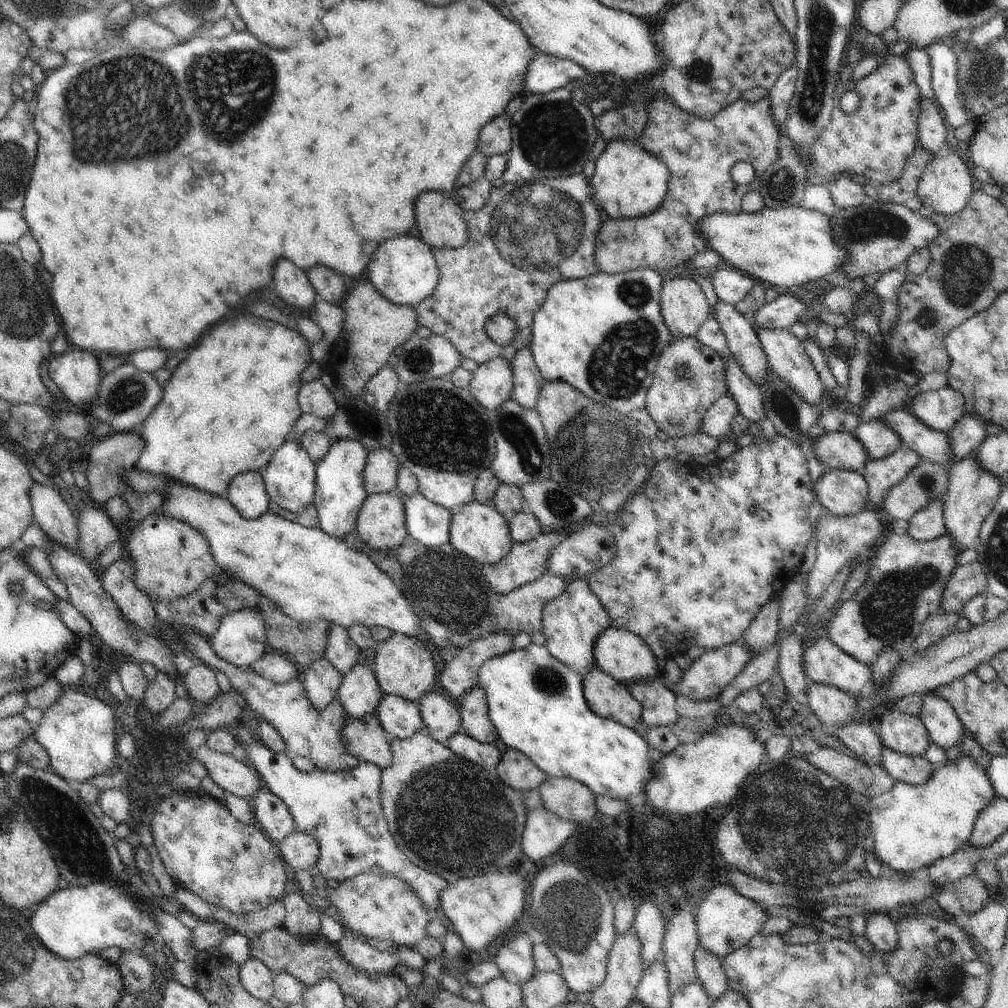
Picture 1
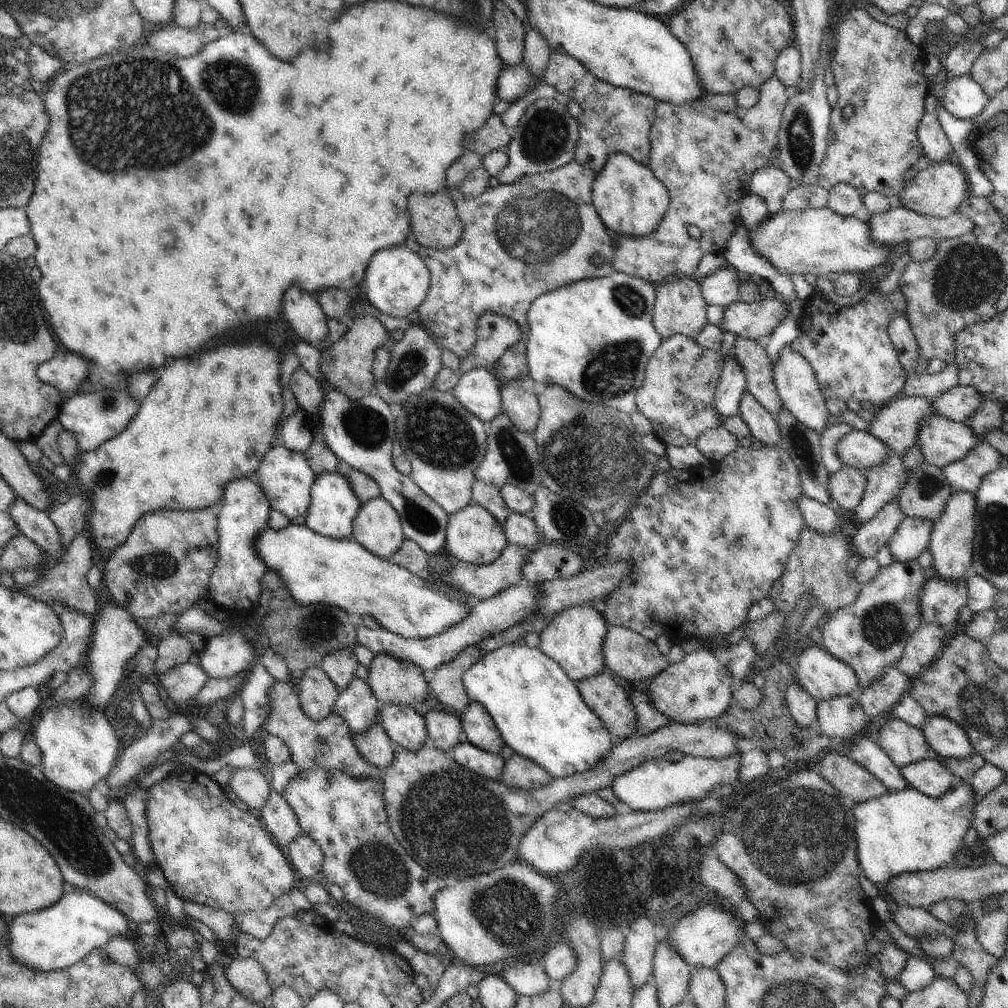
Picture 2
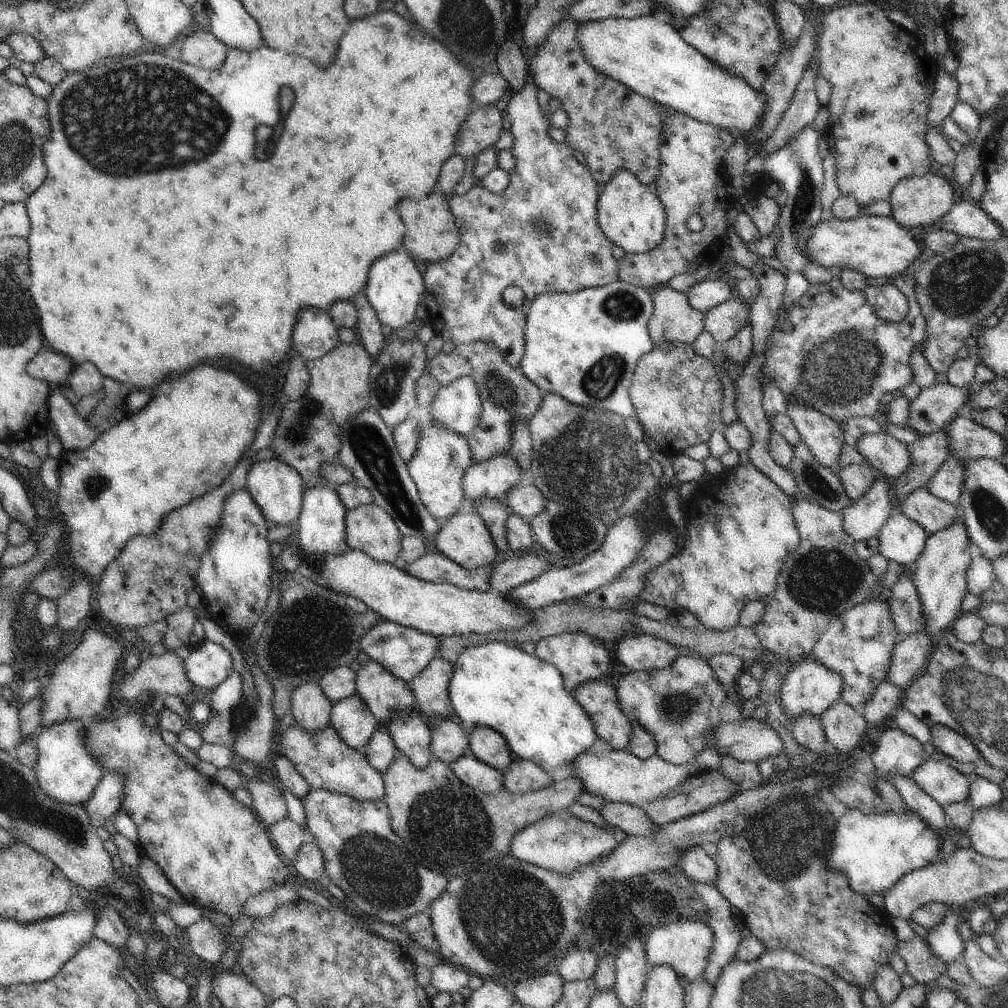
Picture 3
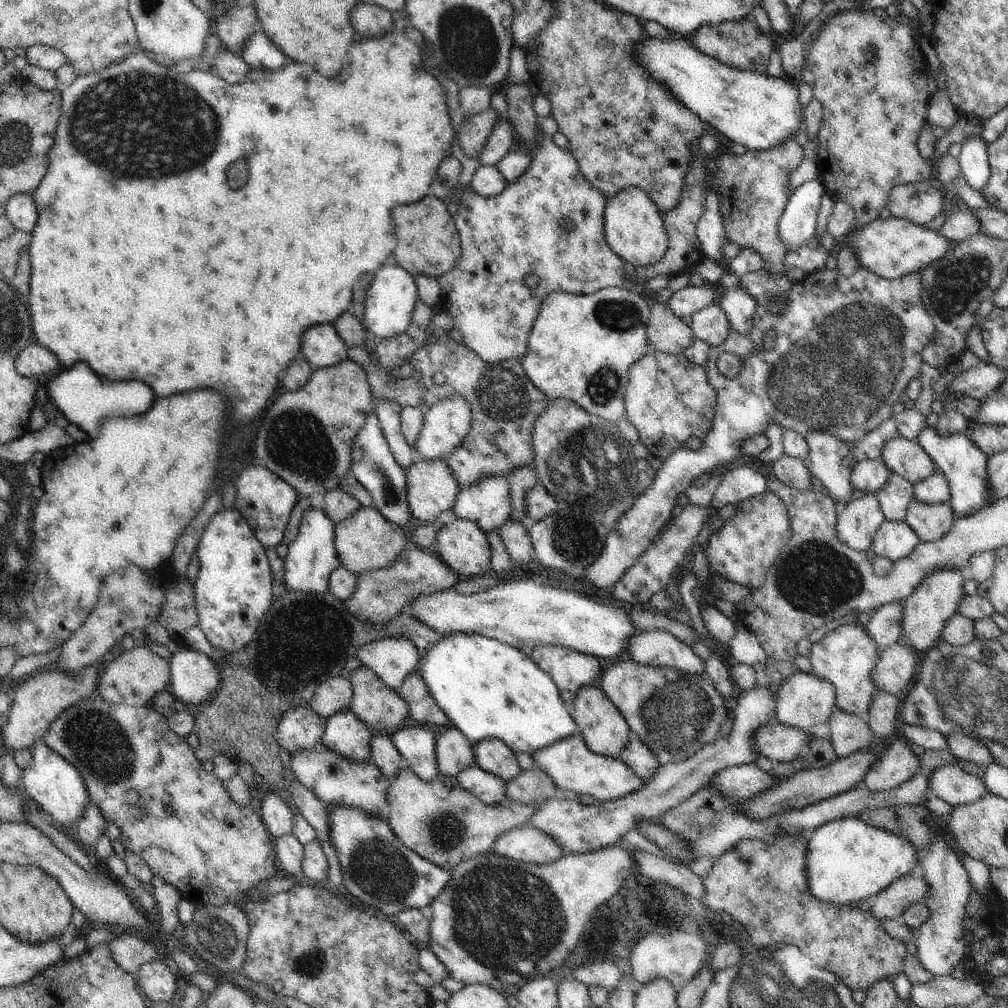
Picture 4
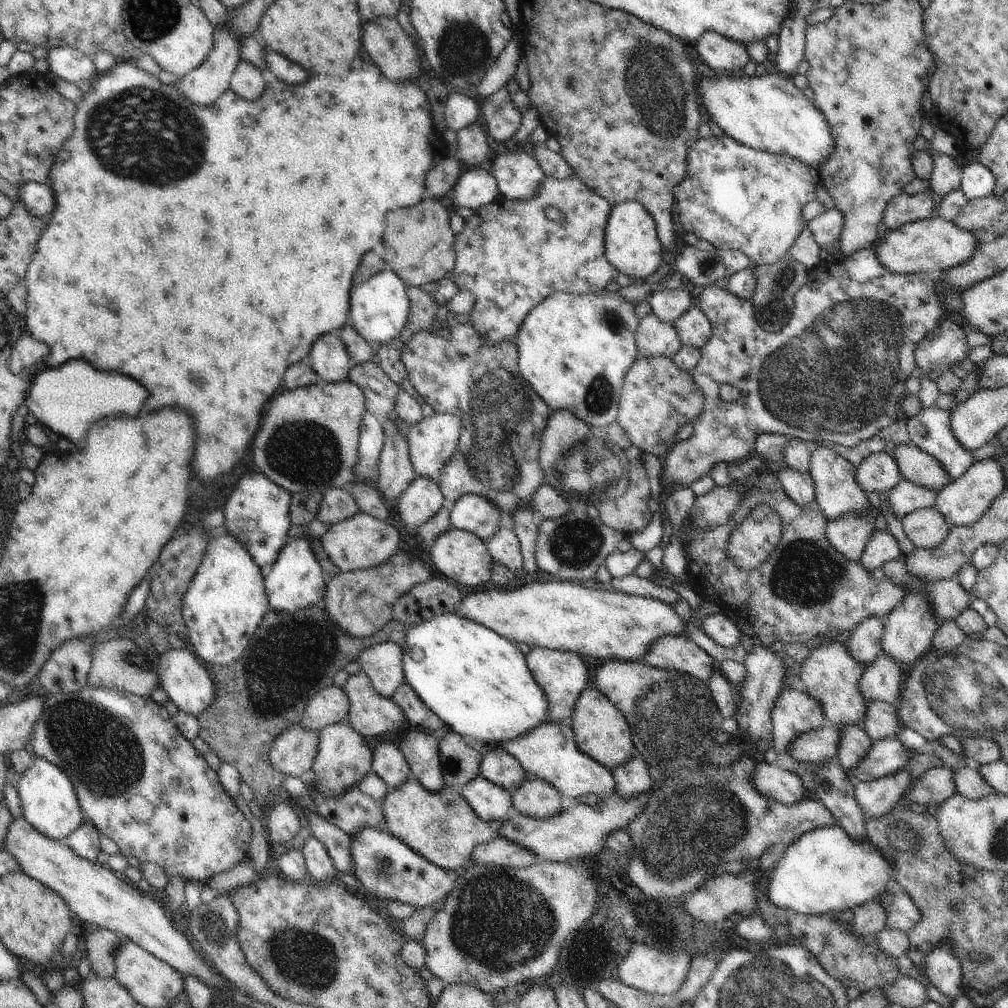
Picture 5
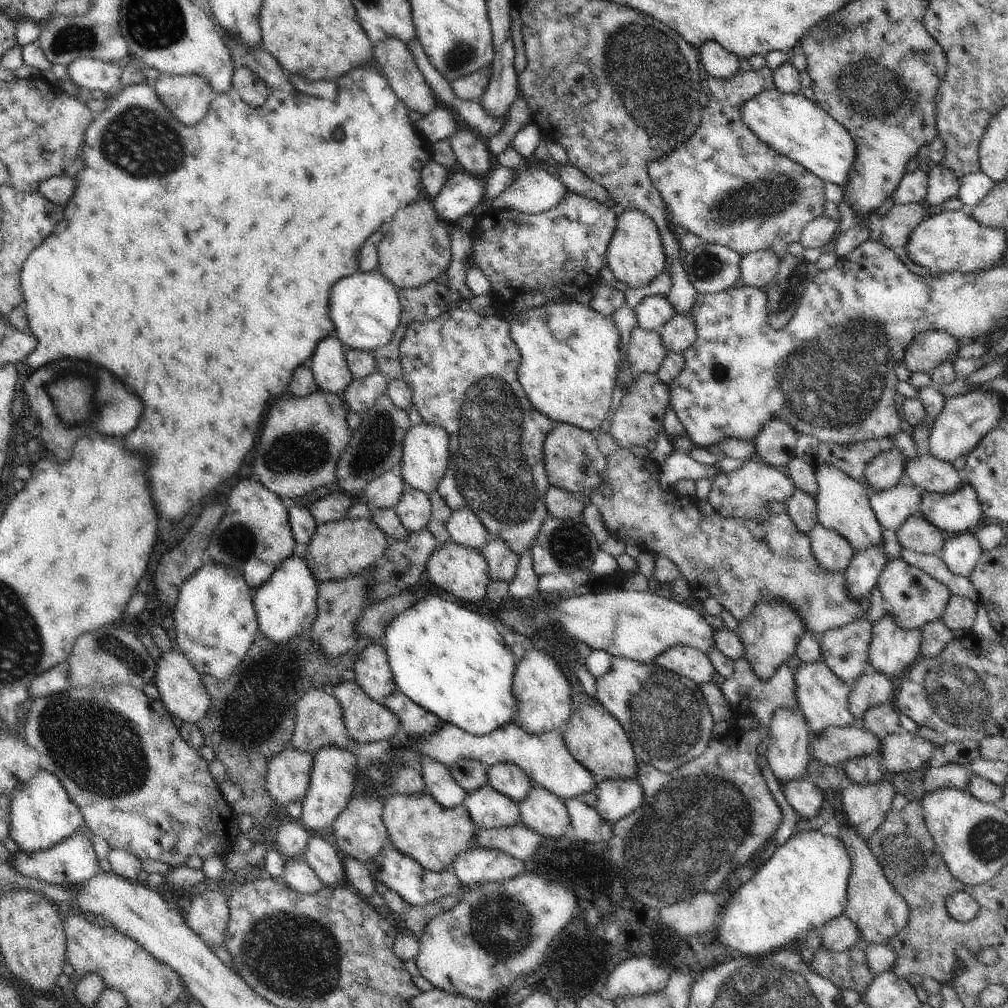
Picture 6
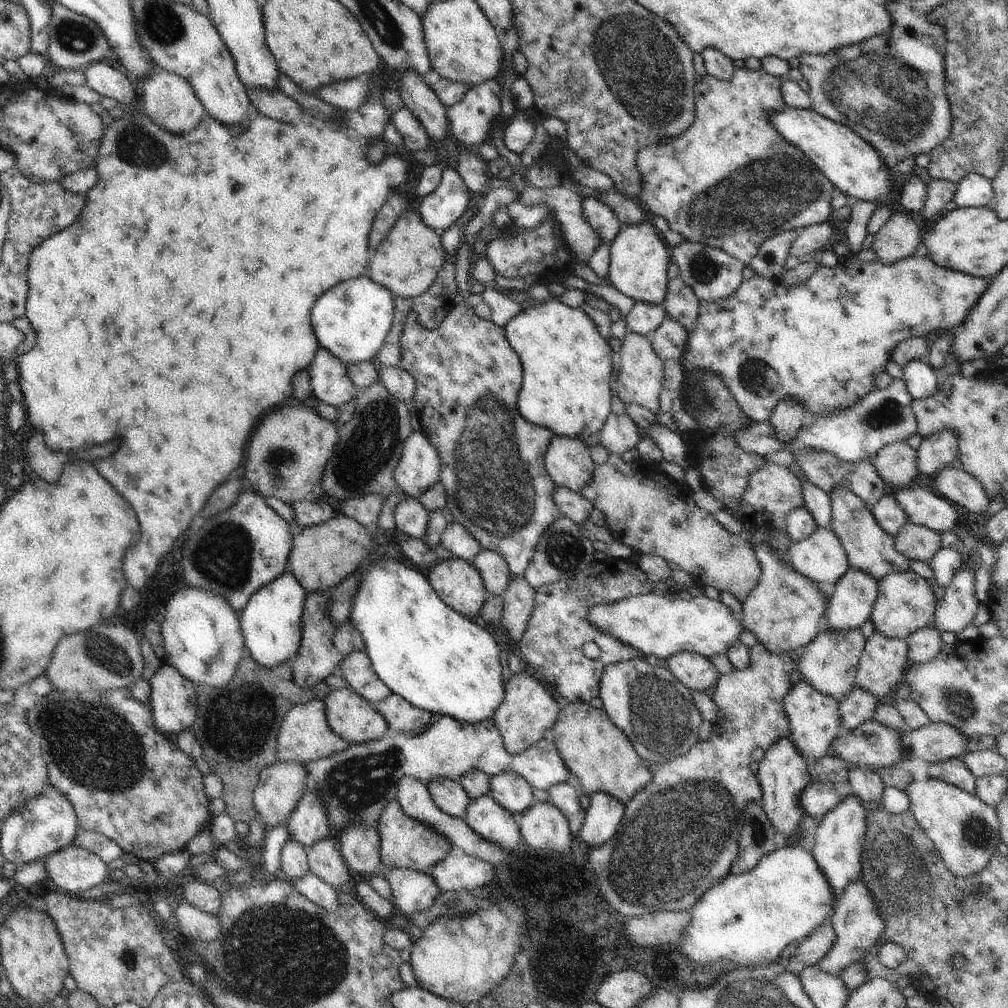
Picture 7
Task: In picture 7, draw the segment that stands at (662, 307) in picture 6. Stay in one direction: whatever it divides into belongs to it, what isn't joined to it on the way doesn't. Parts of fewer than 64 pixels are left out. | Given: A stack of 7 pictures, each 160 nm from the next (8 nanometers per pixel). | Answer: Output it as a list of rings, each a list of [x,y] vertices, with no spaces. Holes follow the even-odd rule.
[[[642,301],[637,302],[625,318],[627,332],[651,337],[652,333],[667,317],[667,312],[663,305],[651,305]]]

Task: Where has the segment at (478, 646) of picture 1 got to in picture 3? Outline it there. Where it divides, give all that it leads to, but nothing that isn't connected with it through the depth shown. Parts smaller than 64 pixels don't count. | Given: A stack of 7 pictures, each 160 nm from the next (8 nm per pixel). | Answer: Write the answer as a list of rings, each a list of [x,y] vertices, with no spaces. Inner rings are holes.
[[[436,656],[411,680],[416,700],[414,710],[418,714],[424,718],[436,716],[440,721],[455,714],[449,695],[449,682],[454,671],[452,661]]]

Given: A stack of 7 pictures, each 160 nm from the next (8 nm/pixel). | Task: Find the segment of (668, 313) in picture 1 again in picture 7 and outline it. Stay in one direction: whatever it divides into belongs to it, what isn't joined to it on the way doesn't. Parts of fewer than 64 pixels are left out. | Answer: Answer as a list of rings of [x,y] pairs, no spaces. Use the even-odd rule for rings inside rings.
[[[627,332],[619,350],[621,367],[618,374],[619,398],[626,403],[639,404],[654,412],[659,410],[659,396],[664,376],[663,361],[653,349],[652,338]]]

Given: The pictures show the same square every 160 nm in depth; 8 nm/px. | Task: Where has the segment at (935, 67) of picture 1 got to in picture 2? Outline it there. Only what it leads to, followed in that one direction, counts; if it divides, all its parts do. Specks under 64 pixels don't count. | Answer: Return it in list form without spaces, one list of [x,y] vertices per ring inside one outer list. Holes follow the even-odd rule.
[[[966,74],[944,81],[942,102],[954,118],[975,121],[990,102],[990,98],[978,82],[970,74]]]

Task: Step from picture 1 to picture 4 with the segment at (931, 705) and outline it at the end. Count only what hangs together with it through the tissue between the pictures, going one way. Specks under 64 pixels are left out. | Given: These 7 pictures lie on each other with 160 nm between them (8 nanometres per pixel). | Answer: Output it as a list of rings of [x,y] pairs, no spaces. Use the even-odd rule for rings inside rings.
[[[954,731],[947,734],[945,739],[947,740],[947,746],[950,747],[952,754],[958,760],[970,760],[984,770],[993,762],[990,750],[979,740],[973,740],[963,732]]]

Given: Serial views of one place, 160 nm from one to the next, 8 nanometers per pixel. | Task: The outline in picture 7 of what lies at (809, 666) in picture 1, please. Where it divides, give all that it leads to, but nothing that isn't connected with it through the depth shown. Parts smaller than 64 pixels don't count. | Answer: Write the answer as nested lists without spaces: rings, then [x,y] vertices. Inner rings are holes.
[[[790,736],[781,738],[777,743],[770,746],[759,762],[759,771],[756,776],[763,792],[764,812],[772,821],[777,832],[790,836],[797,829],[800,833],[798,825],[806,815],[799,806],[799,802],[806,787],[812,782],[811,775],[806,767],[806,759],[798,750],[798,747],[794,745]]]

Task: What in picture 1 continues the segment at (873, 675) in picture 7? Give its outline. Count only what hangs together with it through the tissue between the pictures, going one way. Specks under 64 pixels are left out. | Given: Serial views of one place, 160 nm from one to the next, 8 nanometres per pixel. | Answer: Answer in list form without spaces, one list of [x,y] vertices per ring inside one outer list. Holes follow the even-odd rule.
[[[974,449],[966,458],[959,463],[948,467],[949,483],[945,494],[945,527],[946,533],[954,537],[955,547],[959,552],[976,547],[982,523],[994,508],[995,502],[1003,487],[1001,477],[992,471],[985,469],[979,461],[977,450]]]

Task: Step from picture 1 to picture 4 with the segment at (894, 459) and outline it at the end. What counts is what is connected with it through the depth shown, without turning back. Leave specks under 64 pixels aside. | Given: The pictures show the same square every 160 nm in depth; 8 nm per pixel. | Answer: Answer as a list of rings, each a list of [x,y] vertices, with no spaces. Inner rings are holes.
[[[867,494],[861,499],[850,500],[839,508],[835,527],[838,538],[843,543],[854,550],[867,551],[885,520],[877,496]]]

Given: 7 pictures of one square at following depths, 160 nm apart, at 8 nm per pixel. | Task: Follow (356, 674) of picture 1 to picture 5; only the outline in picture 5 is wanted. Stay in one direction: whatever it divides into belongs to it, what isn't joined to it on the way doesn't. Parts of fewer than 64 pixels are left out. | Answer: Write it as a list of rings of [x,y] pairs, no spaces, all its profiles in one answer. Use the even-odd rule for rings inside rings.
[[[348,720],[323,728],[319,734],[319,751],[310,772],[314,778],[312,786],[331,799],[362,780],[371,771],[374,758],[373,750],[368,747],[366,739],[363,734],[354,730]]]

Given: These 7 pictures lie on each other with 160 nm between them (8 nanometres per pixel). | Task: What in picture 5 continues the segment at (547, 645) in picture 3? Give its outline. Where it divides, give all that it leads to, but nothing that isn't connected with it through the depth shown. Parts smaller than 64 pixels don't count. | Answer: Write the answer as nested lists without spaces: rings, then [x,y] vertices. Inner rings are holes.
[[[531,647],[525,657],[528,668],[546,693],[549,702],[549,722],[559,723],[559,720],[570,718],[578,697],[590,680],[590,674],[583,657],[570,651],[559,651],[546,647]]]

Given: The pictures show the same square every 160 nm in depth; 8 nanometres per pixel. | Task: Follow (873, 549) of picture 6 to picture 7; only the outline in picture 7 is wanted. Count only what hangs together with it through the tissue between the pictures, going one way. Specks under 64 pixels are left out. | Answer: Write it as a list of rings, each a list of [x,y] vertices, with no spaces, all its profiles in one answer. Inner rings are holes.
[[[852,567],[831,587],[826,610],[829,628],[847,631],[871,618],[879,582],[869,572]]]

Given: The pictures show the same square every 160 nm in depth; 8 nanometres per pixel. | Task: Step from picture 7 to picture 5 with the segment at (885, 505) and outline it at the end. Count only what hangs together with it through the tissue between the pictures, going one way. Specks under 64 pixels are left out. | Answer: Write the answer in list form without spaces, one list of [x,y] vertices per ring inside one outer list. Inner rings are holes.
[[[903,478],[883,496],[886,498],[884,501],[890,501],[895,513],[903,518],[913,510],[934,507],[938,493],[937,490],[914,484]]]

